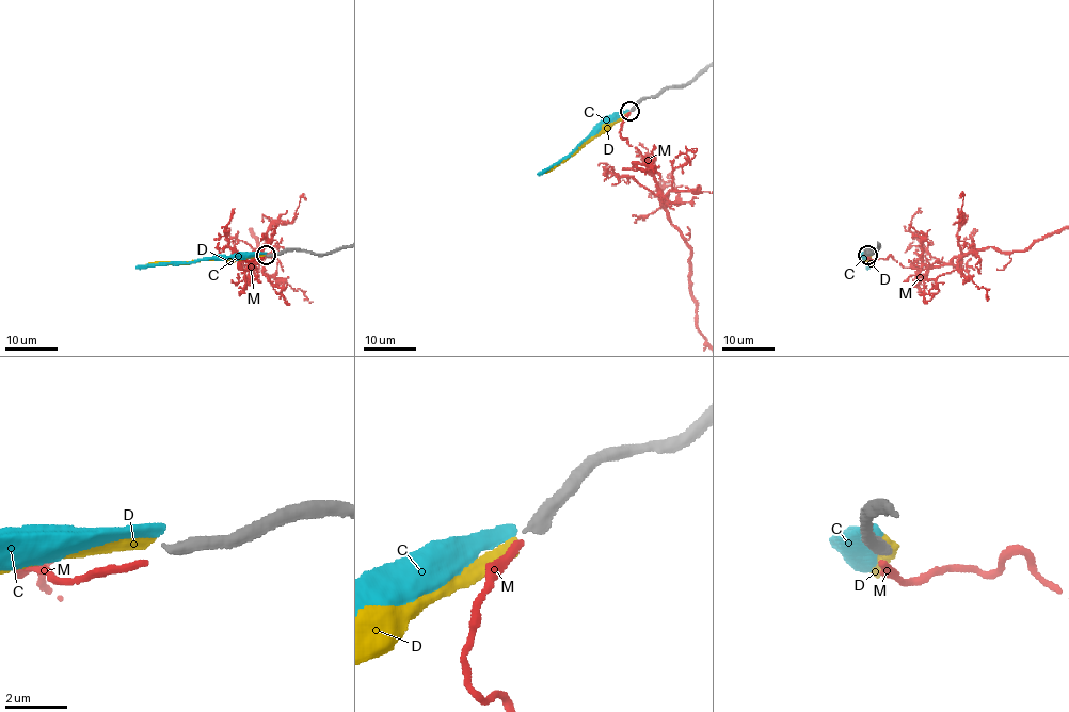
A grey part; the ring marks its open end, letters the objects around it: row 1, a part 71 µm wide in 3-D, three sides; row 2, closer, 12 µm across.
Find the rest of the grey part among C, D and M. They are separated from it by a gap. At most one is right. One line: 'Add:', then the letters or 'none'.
Add: none

